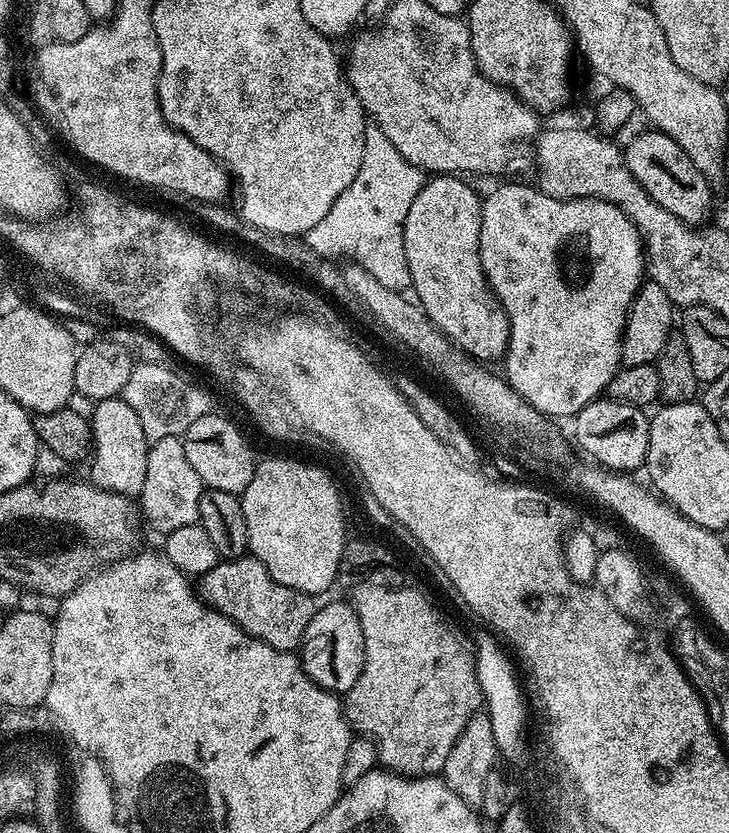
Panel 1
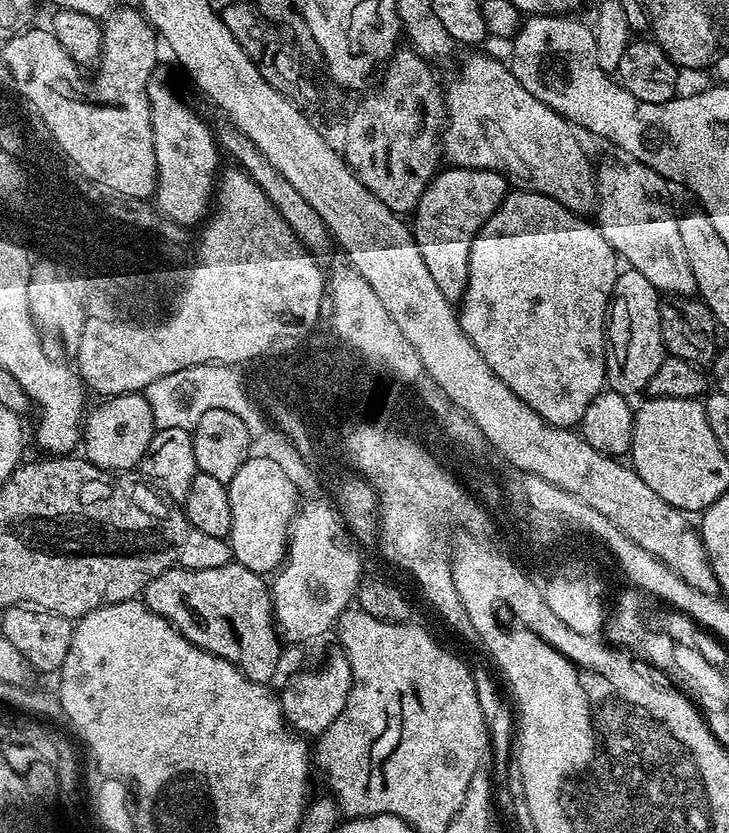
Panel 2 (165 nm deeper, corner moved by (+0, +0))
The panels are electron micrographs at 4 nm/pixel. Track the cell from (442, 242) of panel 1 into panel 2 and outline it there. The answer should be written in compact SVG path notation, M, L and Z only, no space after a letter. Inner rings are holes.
M448 166L437 171L428 183L414 213L414 235L422 262L426 262L438 290L448 300L463 300L470 270L470 246L509 191L510 185L500 172L481 168Z

